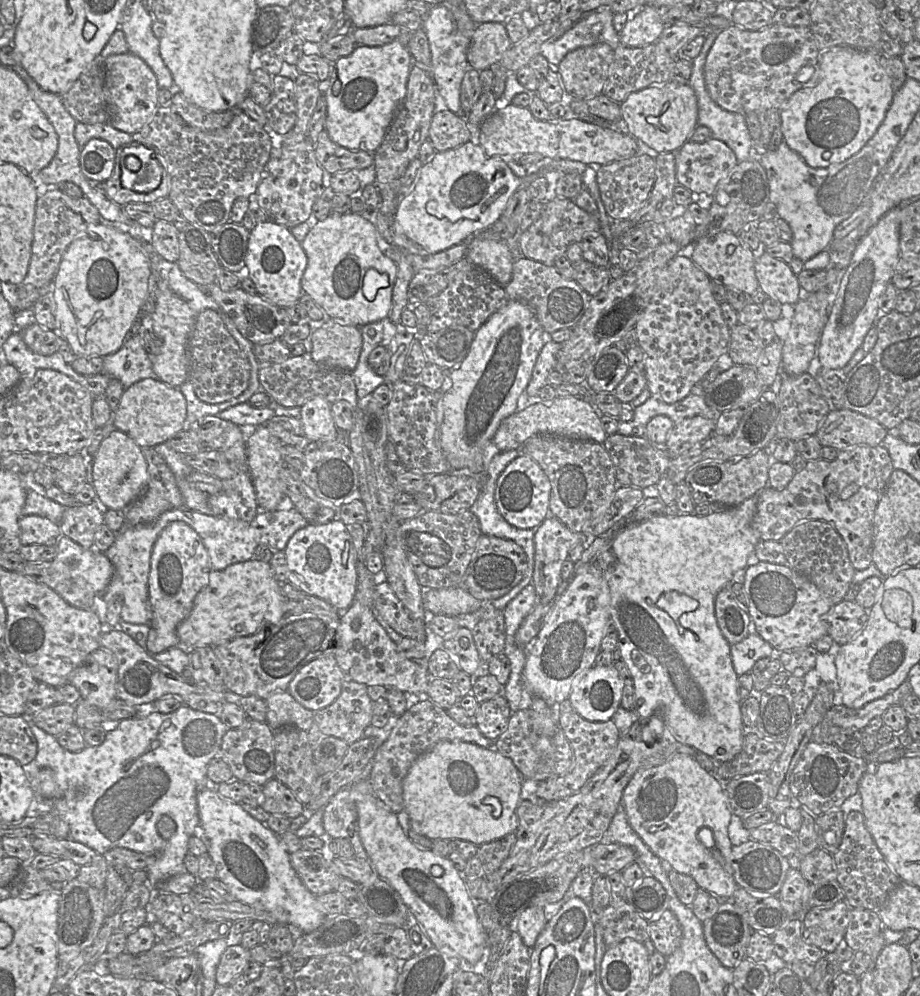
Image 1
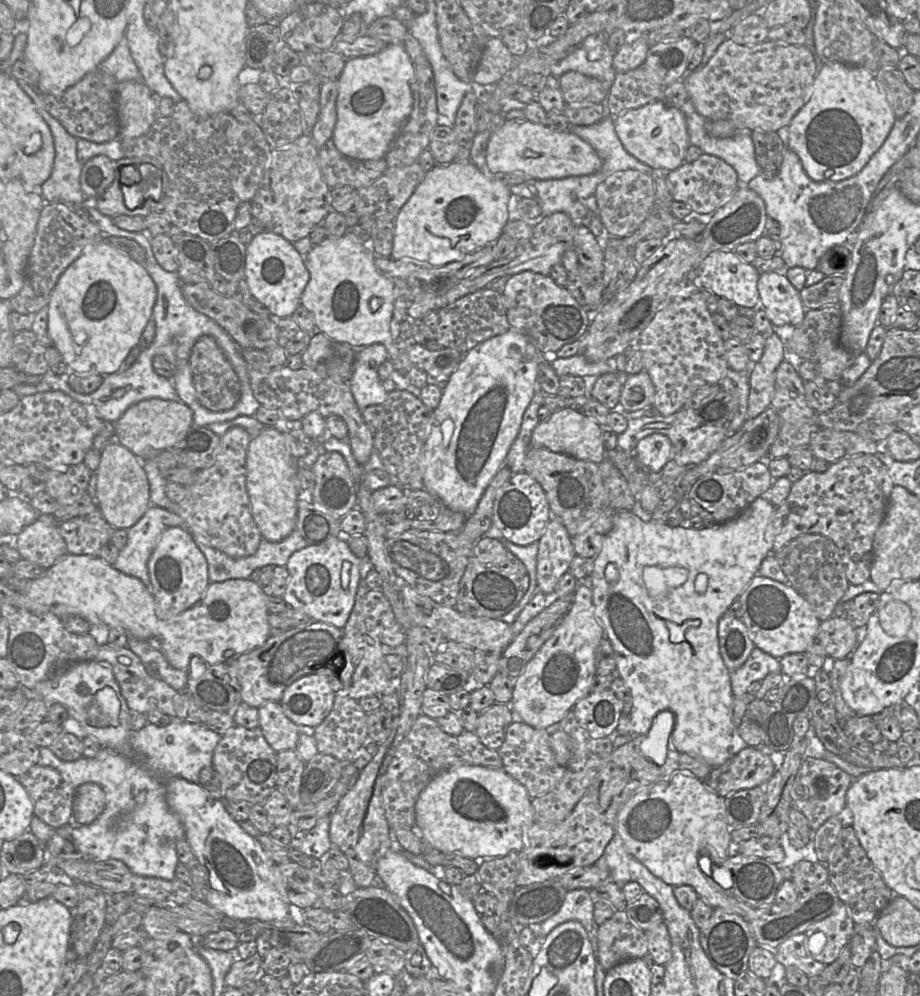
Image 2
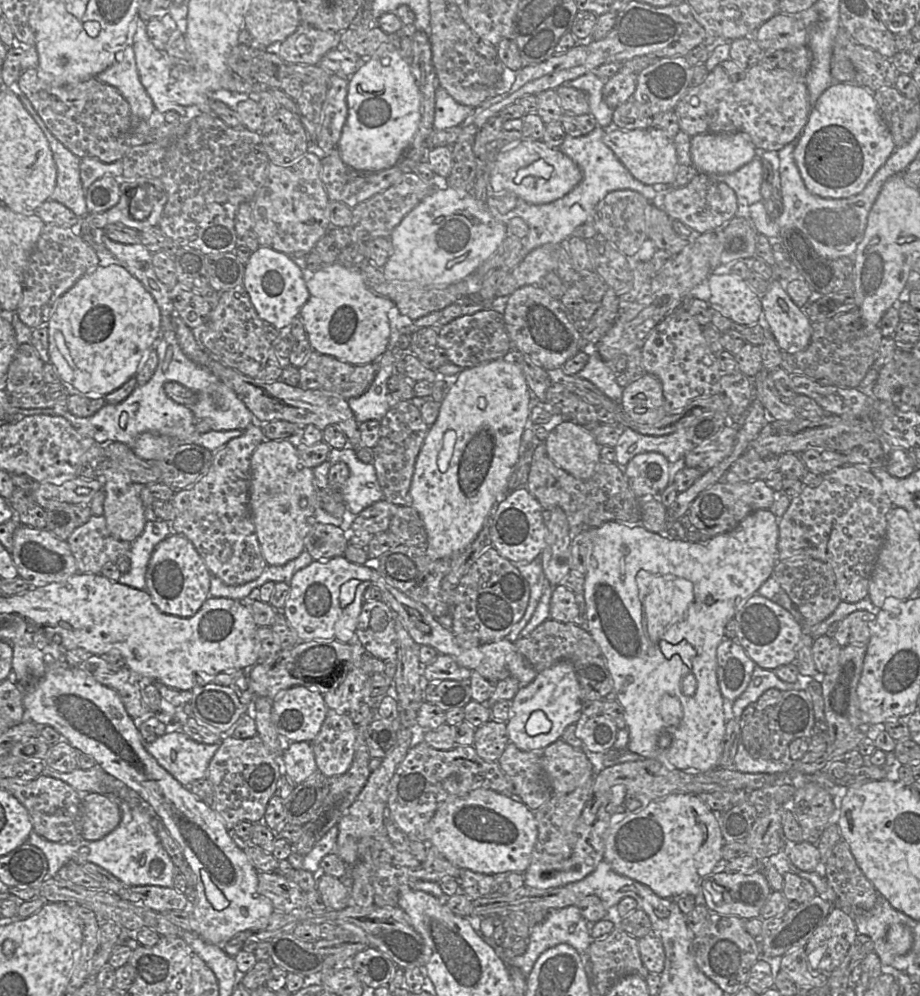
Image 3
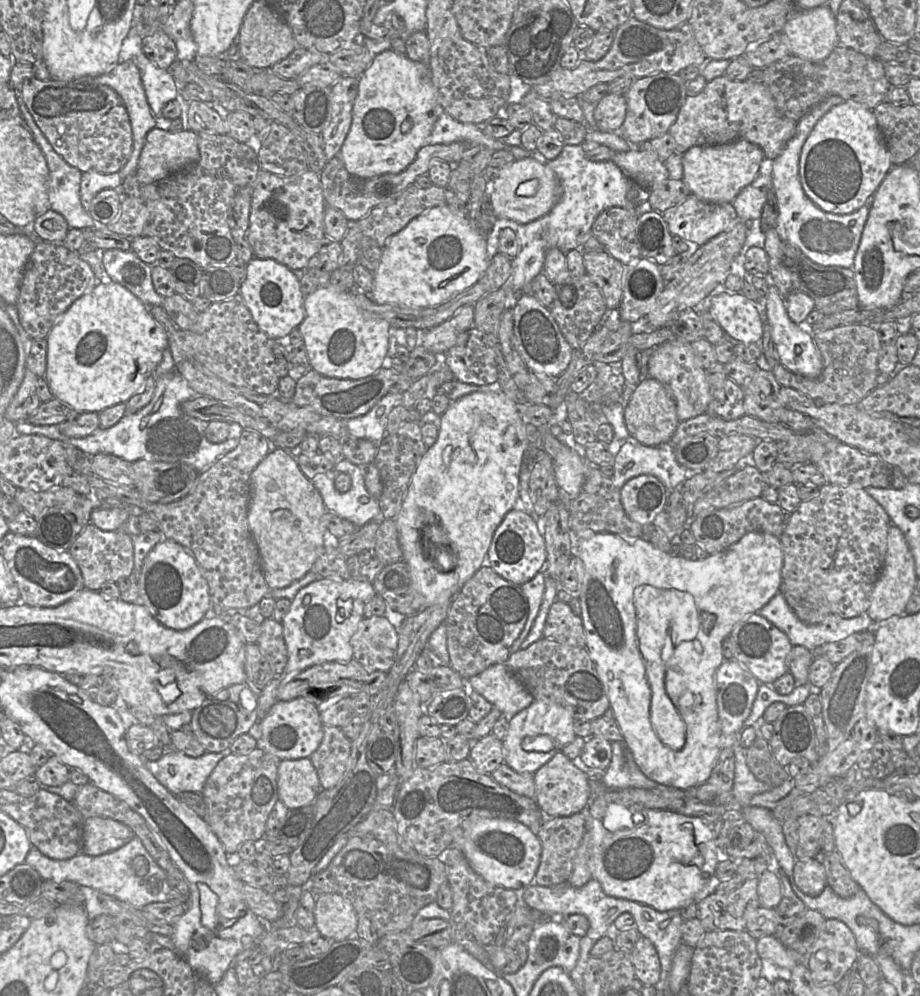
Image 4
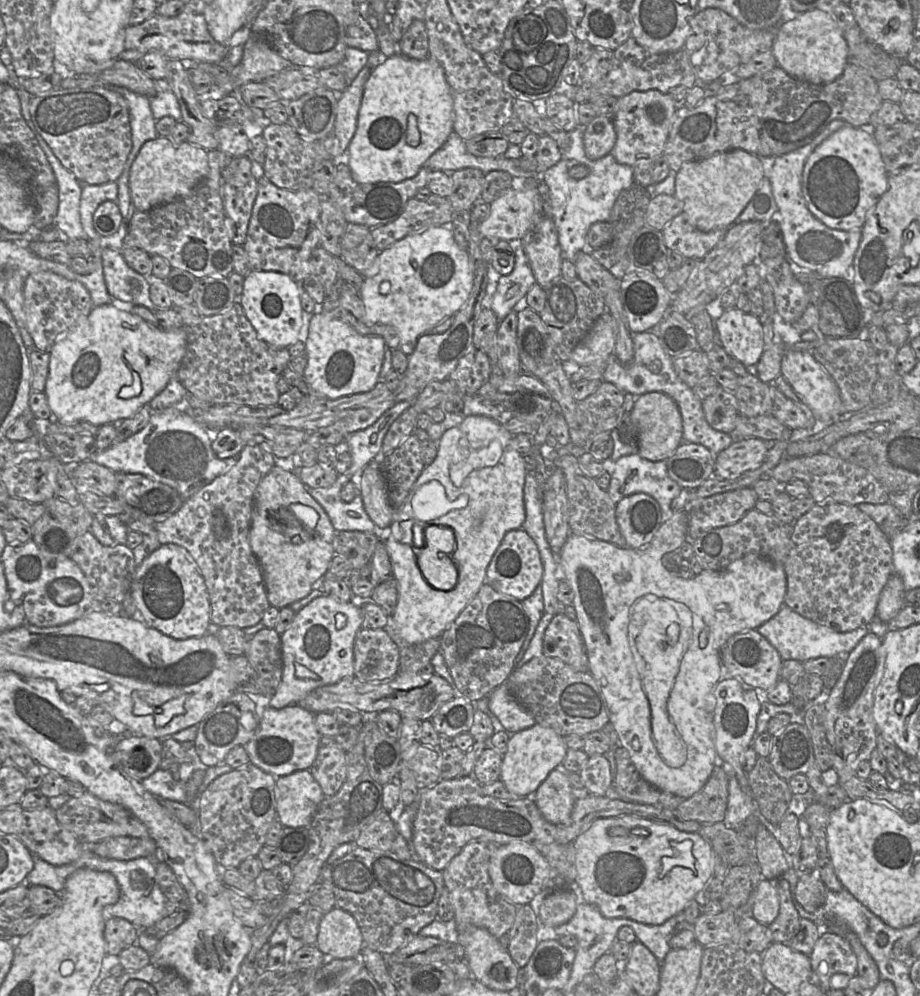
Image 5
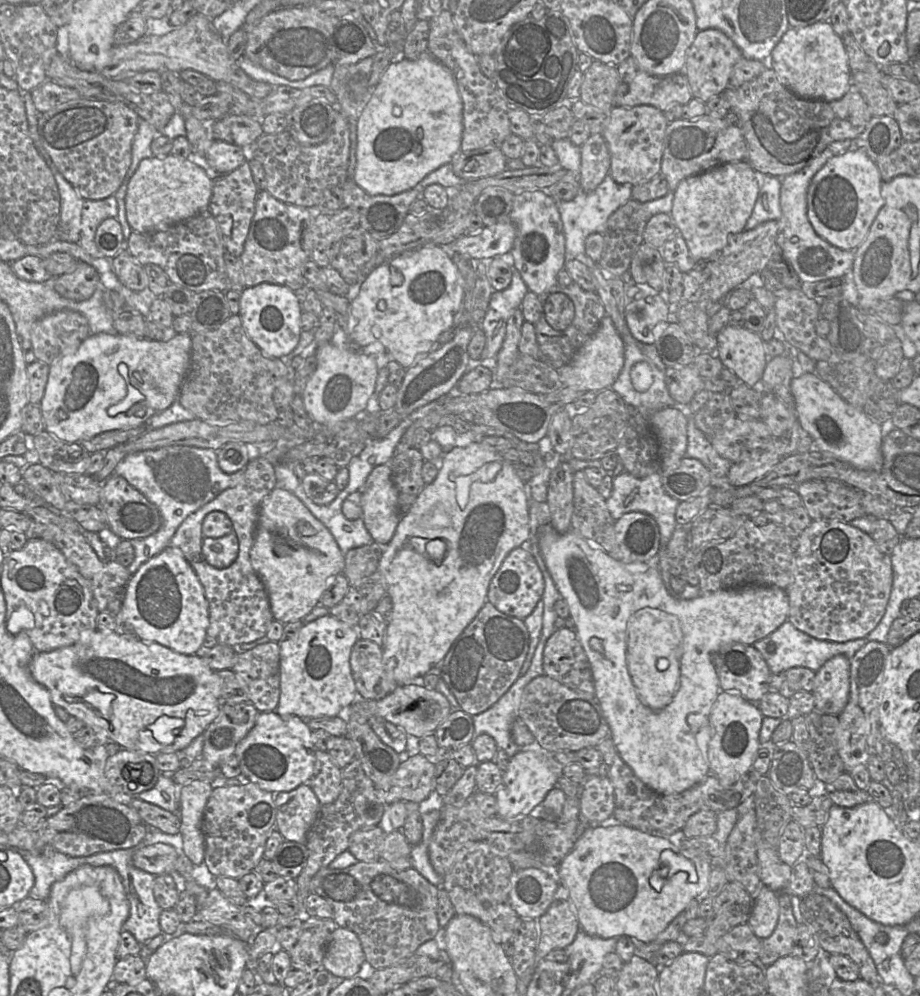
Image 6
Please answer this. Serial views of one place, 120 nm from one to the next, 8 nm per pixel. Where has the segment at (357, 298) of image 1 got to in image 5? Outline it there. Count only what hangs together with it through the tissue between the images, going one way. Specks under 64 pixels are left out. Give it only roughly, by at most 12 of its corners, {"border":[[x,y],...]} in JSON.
{"border":[[315,308],[309,388],[330,399],[379,381],[385,340]]}

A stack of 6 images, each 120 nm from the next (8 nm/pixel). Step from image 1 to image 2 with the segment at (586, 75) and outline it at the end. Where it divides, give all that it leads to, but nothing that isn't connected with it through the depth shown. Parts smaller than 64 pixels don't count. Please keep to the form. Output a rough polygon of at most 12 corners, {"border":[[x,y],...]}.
{"border":[[575,71],[561,75],[566,106],[604,103],[609,91]]}

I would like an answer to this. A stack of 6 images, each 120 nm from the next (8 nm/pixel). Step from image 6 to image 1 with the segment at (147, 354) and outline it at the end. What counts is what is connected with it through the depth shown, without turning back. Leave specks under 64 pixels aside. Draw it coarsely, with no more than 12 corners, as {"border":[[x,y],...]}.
{"border":[[102,223],[53,279],[55,331],[105,357],[145,303],[139,240]]}

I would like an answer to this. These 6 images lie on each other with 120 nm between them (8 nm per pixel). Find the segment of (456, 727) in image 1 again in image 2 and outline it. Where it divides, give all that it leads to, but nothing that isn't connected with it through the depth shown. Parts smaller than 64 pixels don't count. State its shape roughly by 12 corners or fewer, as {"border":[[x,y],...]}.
{"border":[[421,713],[383,777],[392,829],[415,829],[415,805],[439,773],[503,769],[475,732],[451,736]]}

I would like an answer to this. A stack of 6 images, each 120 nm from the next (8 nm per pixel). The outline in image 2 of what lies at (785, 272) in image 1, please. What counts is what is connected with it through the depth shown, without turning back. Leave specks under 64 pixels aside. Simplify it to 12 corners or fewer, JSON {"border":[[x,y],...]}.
{"border":[[786,274],[758,277],[759,305],[773,326],[798,326],[805,307]]}

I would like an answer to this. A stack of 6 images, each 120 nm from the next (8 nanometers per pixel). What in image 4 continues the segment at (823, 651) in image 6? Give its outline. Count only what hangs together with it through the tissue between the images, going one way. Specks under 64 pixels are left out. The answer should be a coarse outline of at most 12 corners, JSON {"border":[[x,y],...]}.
{"border":[[779,592],[759,614],[792,646],[813,650],[875,623],[867,612],[801,621]]}

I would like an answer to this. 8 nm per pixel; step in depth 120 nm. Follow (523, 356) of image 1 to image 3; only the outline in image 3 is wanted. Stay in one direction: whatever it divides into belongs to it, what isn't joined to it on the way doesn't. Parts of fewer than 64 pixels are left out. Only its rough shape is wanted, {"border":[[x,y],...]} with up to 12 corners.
{"border":[[509,357],[464,368],[416,458],[427,554],[478,536],[537,399]]}

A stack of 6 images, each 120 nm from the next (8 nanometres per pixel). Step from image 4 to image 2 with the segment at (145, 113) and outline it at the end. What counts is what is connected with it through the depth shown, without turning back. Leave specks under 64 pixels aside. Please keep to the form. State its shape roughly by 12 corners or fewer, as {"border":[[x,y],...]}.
{"border":[[125,36],[99,68],[117,83],[141,81]]}

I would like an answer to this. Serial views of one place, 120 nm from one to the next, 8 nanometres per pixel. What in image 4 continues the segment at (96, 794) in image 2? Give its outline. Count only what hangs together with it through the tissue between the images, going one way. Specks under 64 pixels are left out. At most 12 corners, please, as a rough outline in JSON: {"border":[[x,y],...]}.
{"border":[[105,817],[83,821],[82,852],[99,856],[135,834]]}

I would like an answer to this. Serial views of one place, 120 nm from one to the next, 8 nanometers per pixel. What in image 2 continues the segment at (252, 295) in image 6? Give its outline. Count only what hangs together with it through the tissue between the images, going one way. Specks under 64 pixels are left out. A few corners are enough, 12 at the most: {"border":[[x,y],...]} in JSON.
{"border":[[264,230],[245,280],[271,315],[292,316],[309,281],[293,243]]}

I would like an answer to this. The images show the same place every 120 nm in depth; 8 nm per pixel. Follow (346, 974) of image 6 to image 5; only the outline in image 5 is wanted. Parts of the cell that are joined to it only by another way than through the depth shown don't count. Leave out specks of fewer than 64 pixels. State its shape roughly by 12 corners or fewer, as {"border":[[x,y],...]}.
{"border":[[336,906],[323,915],[317,946],[326,958],[361,955],[355,918]]}

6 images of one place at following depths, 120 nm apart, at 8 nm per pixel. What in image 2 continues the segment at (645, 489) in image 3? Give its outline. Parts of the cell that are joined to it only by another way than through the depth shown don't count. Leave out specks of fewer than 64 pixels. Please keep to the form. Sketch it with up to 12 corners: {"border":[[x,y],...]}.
{"border":[[663,434],[638,443],[634,455],[642,468],[659,472],[672,458]]}

